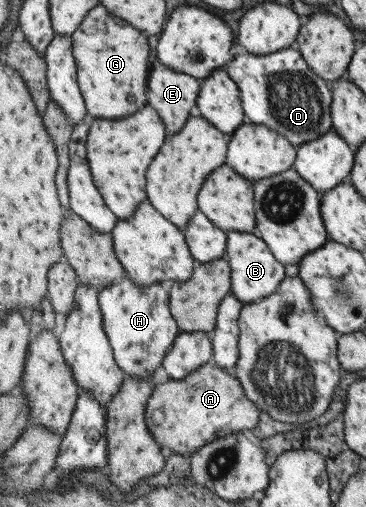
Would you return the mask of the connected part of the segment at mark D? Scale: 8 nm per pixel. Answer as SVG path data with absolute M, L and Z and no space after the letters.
M295 45L267 55L234 56L226 69L237 84L246 121L271 128L296 147L332 130L331 85L308 67Z

